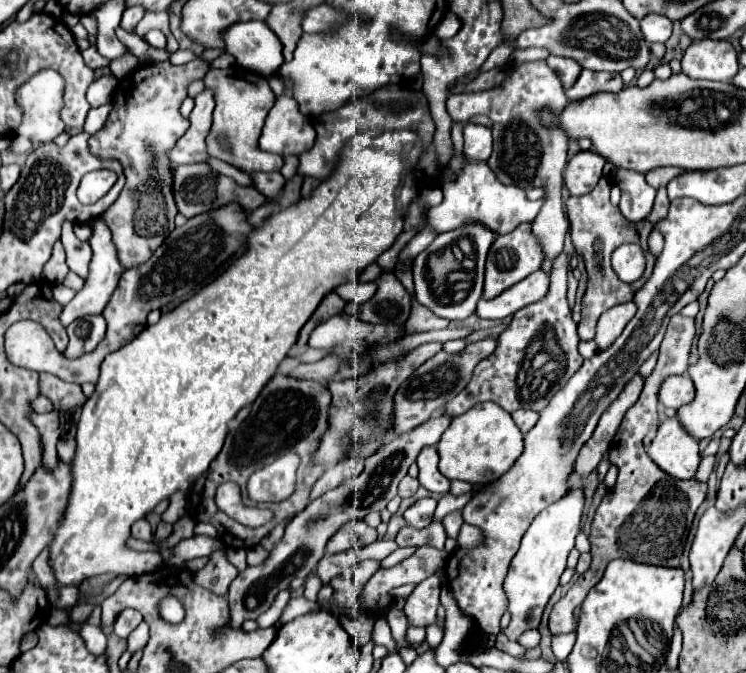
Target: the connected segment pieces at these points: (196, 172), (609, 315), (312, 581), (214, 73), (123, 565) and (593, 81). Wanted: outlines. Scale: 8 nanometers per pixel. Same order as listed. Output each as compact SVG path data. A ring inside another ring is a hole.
M193 163L193 165L177 165L173 167L173 197L181 215L195 217L197 213L205 213L209 209L217 209L225 203L239 203L243 209L253 211L261 207L267 199L255 187L239 187L231 177L215 173L207 163Z
M631 301L607 309L597 321L597 333L595 333L597 347L599 349L609 347L617 339L617 331L623 331L623 327L631 321L635 311L637 311L637 307Z
M309 575L307 583L305 583L305 593L303 593L303 595L305 595L309 601L317 601L319 589L321 589L321 581L317 579L317 575Z
M231 65L229 69L209 69L205 75L205 87L211 87L215 91L215 113L213 113L213 127L207 135L207 151L211 157L217 157L225 163L231 163L233 167L245 171L245 173L257 173L257 171L279 171L283 167L281 157L265 153L259 149L257 139L261 135L263 123L271 107L275 105L275 93L269 87L269 81L253 71L245 71L239 65ZM217 133L225 133L229 137L229 143L233 145L233 153L221 151L217 145Z
M399 131L399 133L383 133L379 137L357 135L353 141L349 141L349 147L345 149L343 159L337 165L337 169L333 171L333 175L329 179L325 179L313 191L313 195L309 199L301 199L297 205L291 205L289 209L275 213L273 217L267 219L267 223L263 227L257 227L253 231L253 237L249 237L247 253L241 259L237 259L223 273L223 277L217 277L217 281L209 283L199 293L195 293L191 299L183 301L183 305L179 305L173 311L161 315L159 323L145 327L143 333L137 335L131 343L127 343L125 347L121 347L121 349L117 349L117 351L113 351L105 357L105 361L101 363L101 377L95 385L93 395L85 401L83 411L81 411L81 419L77 423L77 449L75 449L75 457L71 461L71 475L73 475L71 493L69 493L69 501L67 501L63 519L53 529L53 539L49 543L49 567L55 575L55 585L47 589L47 597L49 597L51 603L55 603L59 599L59 593L61 593L63 587L79 587L89 577L97 577L97 575L103 575L103 573L133 577L133 575L149 573L153 569L163 567L163 559L161 559L159 553L139 553L139 551L135 551L127 545L127 541L131 537L131 525L139 519L145 519L147 513L151 513L161 501L169 499L173 493L187 491L209 469L209 463L217 457L217 453L221 451L223 441L229 433L229 427L227 427L229 421L237 415L237 411L241 407L251 405L257 399L259 391L275 375L279 363L285 359L287 351L295 343L299 329L305 325L305 321L317 309L321 299L329 291L333 291L335 287L345 283L347 279L355 279L367 265L375 263L375 259L395 243L397 235L403 231L403 215L405 215L411 199L417 197L417 189L415 189L415 183L413 183L411 169L413 169L417 157L419 157L419 153L421 153L421 141L417 139L415 133Z
M583 69L577 83L567 89L567 99L573 101L573 99L583 99L583 97L589 97L593 93L599 93L599 91L619 91L623 87L623 81L621 81L621 75L619 73L609 73L609 71L591 71L591 69Z

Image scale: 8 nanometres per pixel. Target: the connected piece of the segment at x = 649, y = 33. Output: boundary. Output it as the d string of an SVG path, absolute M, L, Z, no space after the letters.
M651 13L649 17L641 19L641 31L643 31L643 35L645 35L645 39L649 43L651 41L665 43L671 37L671 33L673 33L673 23L667 17Z

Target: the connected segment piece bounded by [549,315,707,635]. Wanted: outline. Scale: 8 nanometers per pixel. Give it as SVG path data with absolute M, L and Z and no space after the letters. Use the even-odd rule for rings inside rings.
M673 315L665 333L665 339L661 343L659 359L649 375L649 379L643 385L639 401L627 411L613 445L609 449L611 463L619 467L617 483L615 487L603 497L593 525L591 525L591 567L581 575L581 579L575 581L575 585L567 591L565 597L561 597L559 603L555 603L551 615L549 615L549 631L551 635L561 635L561 633L571 633L575 629L575 619L573 619L573 609L583 603L591 587L595 587L609 561L613 559L631 559L637 563L649 563L649 565L663 565L663 567L679 567L679 559L695 517L695 511L699 505L705 501L707 495L707 483L693 479L681 481L671 475L667 475L663 469L659 469L651 457L643 449L643 437L652 429L659 426L657 412L658 392L661 383L669 375L683 375L687 371L687 359L691 351L691 341L695 335L695 325L693 317L683 317L683 315ZM643 501L643 515L633 515Z

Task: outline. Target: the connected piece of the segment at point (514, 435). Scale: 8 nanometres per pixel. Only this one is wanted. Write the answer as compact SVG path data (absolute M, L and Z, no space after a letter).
M493 401L477 403L469 409L469 413L463 413L461 417L455 417L451 421L441 441L437 443L437 451L441 457L439 471L447 479L459 479L471 485L491 483L505 471L509 471L511 465L519 459L519 455L523 453L523 435L501 405Z

